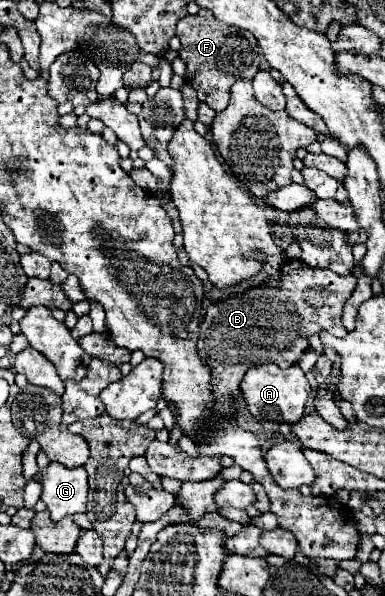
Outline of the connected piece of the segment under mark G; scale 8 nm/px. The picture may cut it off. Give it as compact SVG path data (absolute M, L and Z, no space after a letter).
M49 464L45 470L39 470L35 478L43 486L41 500L47 504L53 522L77 512L85 512L89 486L83 466L69 470L61 464Z

